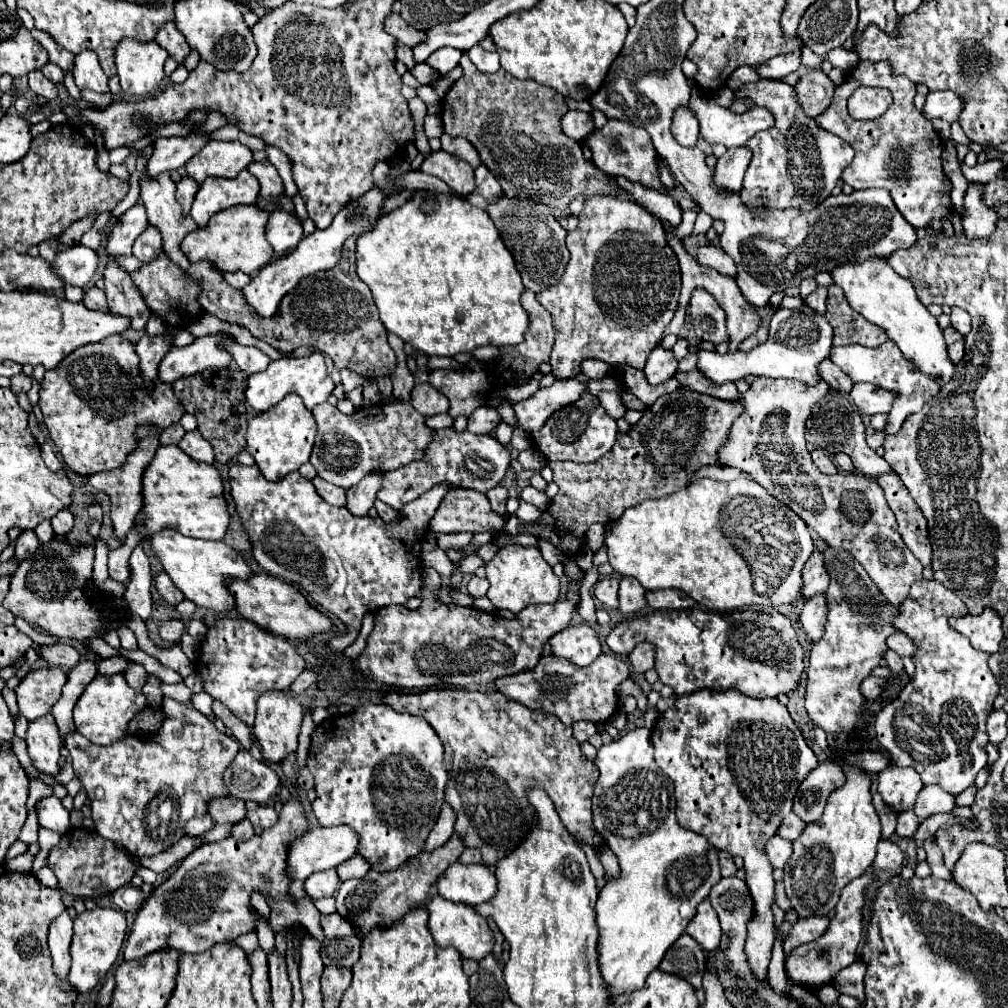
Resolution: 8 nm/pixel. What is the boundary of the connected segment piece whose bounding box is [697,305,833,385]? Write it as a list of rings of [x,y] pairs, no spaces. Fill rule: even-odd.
[[[807,305],[801,309],[777,309],[771,323],[769,323],[769,339],[763,345],[757,345],[755,349],[741,353],[729,353],[719,355],[717,351],[699,351],[699,363],[697,367],[713,381],[737,381],[747,375],[765,375],[765,377],[785,377],[795,379],[807,385],[815,385],[821,377],[817,373],[817,365],[821,359],[825,359],[831,351],[831,339],[833,329],[827,323],[823,315],[813,313]]]

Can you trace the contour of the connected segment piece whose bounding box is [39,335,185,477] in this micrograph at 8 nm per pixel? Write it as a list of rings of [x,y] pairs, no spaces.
[[[119,335],[67,355],[63,363],[45,373],[39,397],[45,427],[59,455],[85,477],[121,467],[123,459],[135,451],[135,427],[139,423],[155,423],[161,433],[185,413],[171,385],[155,381],[151,389],[143,387],[135,347]]]

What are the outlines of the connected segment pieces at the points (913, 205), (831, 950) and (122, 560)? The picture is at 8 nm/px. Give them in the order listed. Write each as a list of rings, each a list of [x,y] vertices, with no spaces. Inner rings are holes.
[[[861,61],[845,79],[843,85],[839,85],[835,89],[835,97],[831,101],[831,105],[827,107],[827,111],[823,111],[823,115],[819,115],[817,123],[825,129],[831,131],[835,135],[839,135],[841,139],[845,139],[853,149],[855,149],[855,159],[853,163],[841,173],[841,179],[851,185],[853,189],[887,189],[897,205],[897,209],[901,211],[901,215],[913,225],[913,227],[927,227],[931,219],[941,219],[949,215],[949,197],[947,193],[951,191],[949,179],[943,173],[941,167],[941,153],[943,153],[943,143],[939,133],[933,129],[933,125],[915,109],[913,105],[913,97],[915,97],[917,89],[915,83],[911,83],[911,79],[899,75],[891,75],[891,69],[887,63],[869,63],[869,61]],[[861,85],[871,85],[871,87],[885,87],[893,93],[893,105],[887,109],[887,113],[883,113],[877,121],[857,121],[847,113],[847,99],[849,95],[861,87]]]
[[[871,871],[863,873],[859,879],[853,879],[843,891],[841,899],[835,907],[835,917],[831,919],[829,929],[821,939],[799,945],[797,949],[791,951],[791,955],[785,961],[787,975],[795,979],[797,983],[809,983],[809,985],[821,985],[829,983],[841,969],[851,965],[857,959],[857,947],[863,937],[863,905],[865,905],[865,889],[871,887],[875,881],[875,875]]]
[[[135,525],[127,533],[125,545],[109,553],[109,577],[115,581],[125,581],[129,577],[129,555],[135,549],[135,543],[139,541],[139,531],[135,531]]]

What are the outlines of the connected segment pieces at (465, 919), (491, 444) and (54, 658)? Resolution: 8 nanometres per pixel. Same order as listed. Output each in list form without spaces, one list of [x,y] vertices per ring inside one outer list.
[[[435,897],[429,905],[429,931],[439,947],[455,947],[463,957],[481,961],[485,955],[493,953],[495,937],[493,931],[487,925],[487,919],[481,917],[473,907],[467,907],[465,903],[451,903],[443,897]]]
[[[451,427],[441,429],[437,431],[433,443],[427,447],[425,459],[409,463],[407,467],[399,467],[397,471],[385,473],[377,499],[391,505],[393,509],[401,509],[405,503],[417,499],[421,493],[429,491],[431,487],[443,481],[447,481],[451,487],[465,487],[485,493],[503,479],[509,461],[509,451],[491,435],[473,435],[469,431],[455,433]]]
[[[57,641],[53,645],[39,645],[39,657],[47,665],[55,665],[55,667],[75,667],[81,655],[71,645]]]

